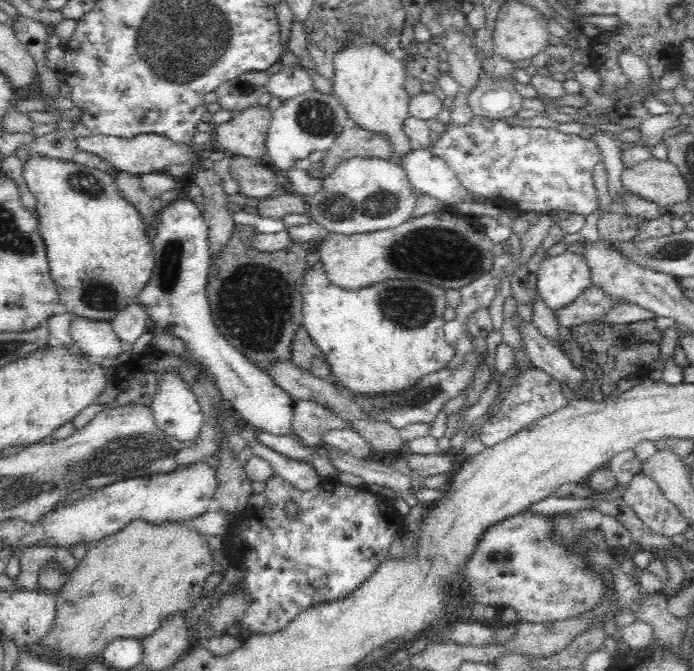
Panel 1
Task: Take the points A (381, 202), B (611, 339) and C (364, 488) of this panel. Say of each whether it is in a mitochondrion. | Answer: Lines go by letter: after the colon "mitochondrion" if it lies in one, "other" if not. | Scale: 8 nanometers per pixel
A: mitochondrion
B: mitochondrion
C: other

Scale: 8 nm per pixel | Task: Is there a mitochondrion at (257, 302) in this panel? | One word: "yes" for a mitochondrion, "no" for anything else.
yes

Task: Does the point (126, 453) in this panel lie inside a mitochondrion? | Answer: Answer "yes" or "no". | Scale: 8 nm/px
yes

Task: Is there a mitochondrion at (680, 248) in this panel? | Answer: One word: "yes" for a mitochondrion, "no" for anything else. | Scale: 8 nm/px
yes

